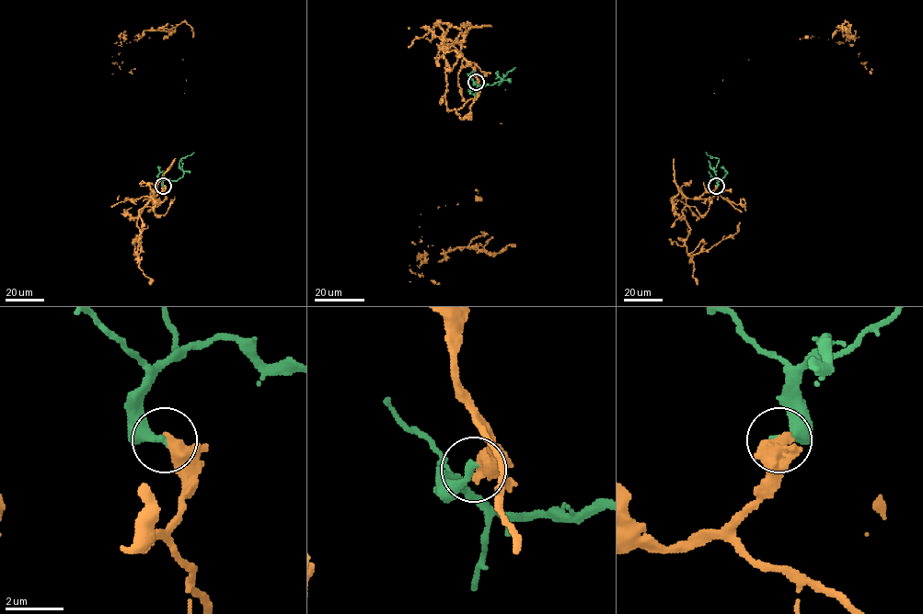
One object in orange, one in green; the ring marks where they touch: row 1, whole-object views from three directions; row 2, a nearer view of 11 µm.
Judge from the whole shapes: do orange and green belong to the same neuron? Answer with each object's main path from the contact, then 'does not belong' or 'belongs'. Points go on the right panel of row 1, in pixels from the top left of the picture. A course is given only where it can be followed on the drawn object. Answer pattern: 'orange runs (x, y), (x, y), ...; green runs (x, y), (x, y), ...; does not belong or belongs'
orange runs (716, 185), (686, 198), (673, 159), (723, 80), (748, 60), (813, 36), (843, 43), (848, 22), (844, 38); green runs (716, 185), (719, 178), (714, 169), (719, 158), (705, 153); does not belong

